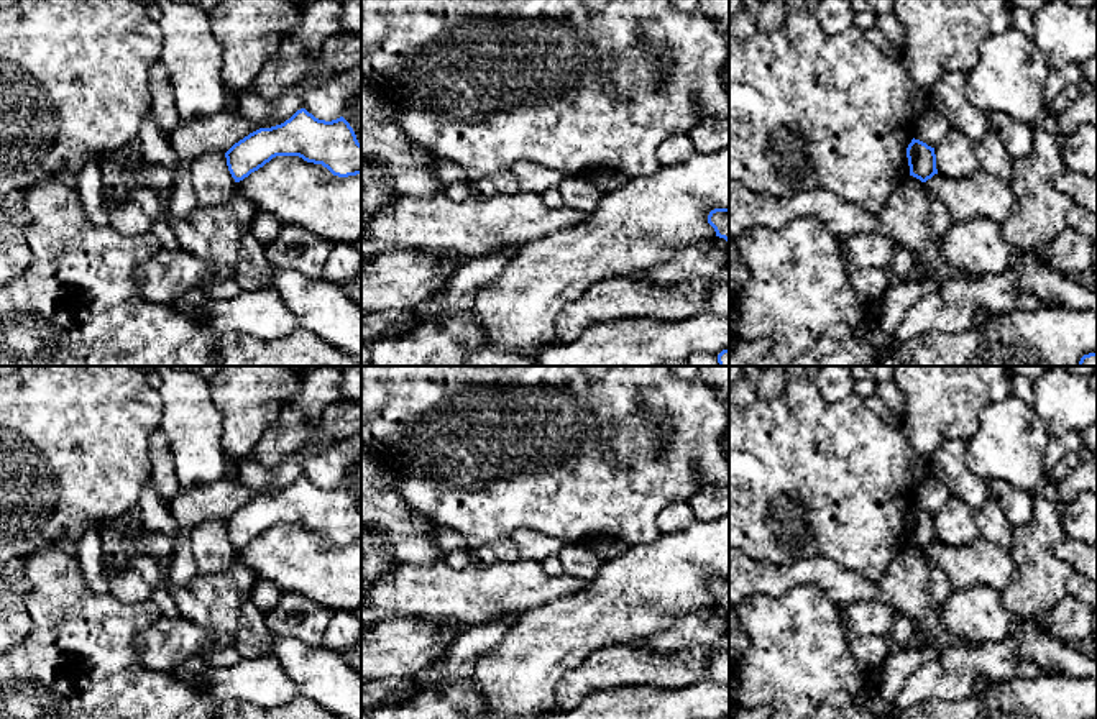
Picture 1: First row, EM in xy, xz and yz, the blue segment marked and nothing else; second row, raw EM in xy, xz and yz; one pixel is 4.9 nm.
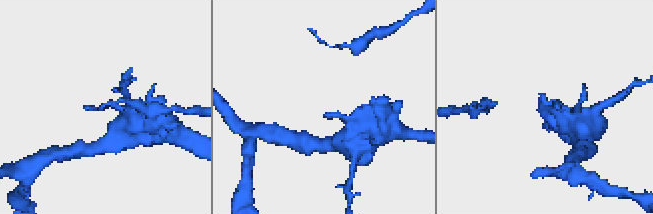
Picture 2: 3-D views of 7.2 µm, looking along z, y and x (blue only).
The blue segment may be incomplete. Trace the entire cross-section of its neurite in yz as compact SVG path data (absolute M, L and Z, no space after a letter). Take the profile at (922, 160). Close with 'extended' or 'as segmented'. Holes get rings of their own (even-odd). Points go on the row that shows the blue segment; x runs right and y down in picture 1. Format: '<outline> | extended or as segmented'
M913 138L907 148L907 158L910 176L920 179L921 182L926 182L938 174L934 148L926 143Z | as segmented

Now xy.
M305 108L281 125L250 133L225 153L235 182L276 156L299 156L307 163L322 164L338 177L361 174L361 144L350 123L343 117L319 120Z | as segmented

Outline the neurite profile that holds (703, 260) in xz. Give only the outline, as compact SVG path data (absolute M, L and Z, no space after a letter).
M713 236L683 246L672 253L665 263L629 276L644 277L655 284L682 284L688 281L705 281L706 284L713 284L719 281L728 266L729 250L721 250L716 245L716 236Z

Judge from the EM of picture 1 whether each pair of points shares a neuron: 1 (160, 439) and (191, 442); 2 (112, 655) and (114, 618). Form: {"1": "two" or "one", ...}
{"1": "two", "2": "one"}

